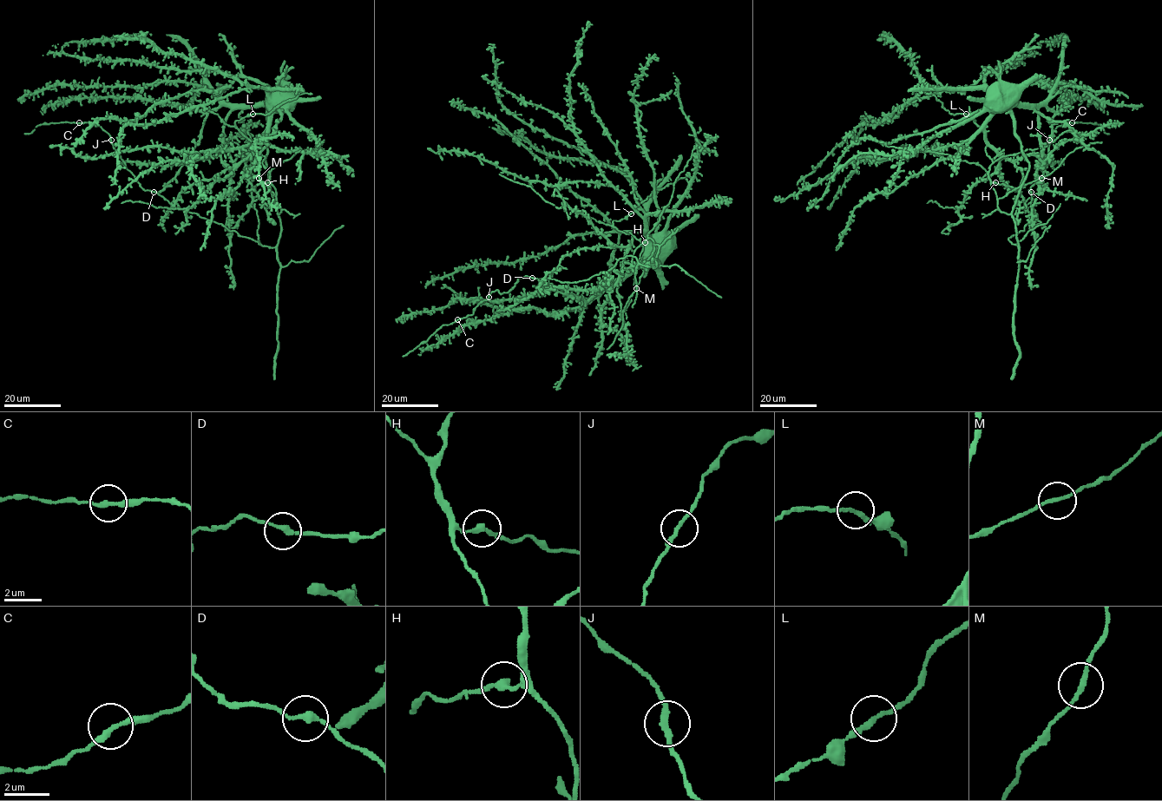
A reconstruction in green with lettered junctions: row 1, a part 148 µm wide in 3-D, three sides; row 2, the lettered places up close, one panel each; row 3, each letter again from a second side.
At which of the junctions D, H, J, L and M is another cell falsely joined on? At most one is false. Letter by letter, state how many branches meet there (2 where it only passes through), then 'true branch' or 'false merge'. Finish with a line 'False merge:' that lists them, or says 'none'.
D: 2 branches meet; true branch
H: 2 branches meet; true branch
J: 2 branches meet; true branch
L: 2 branches meet; true branch
M: 2 branches meet; true branch
False merge: none

